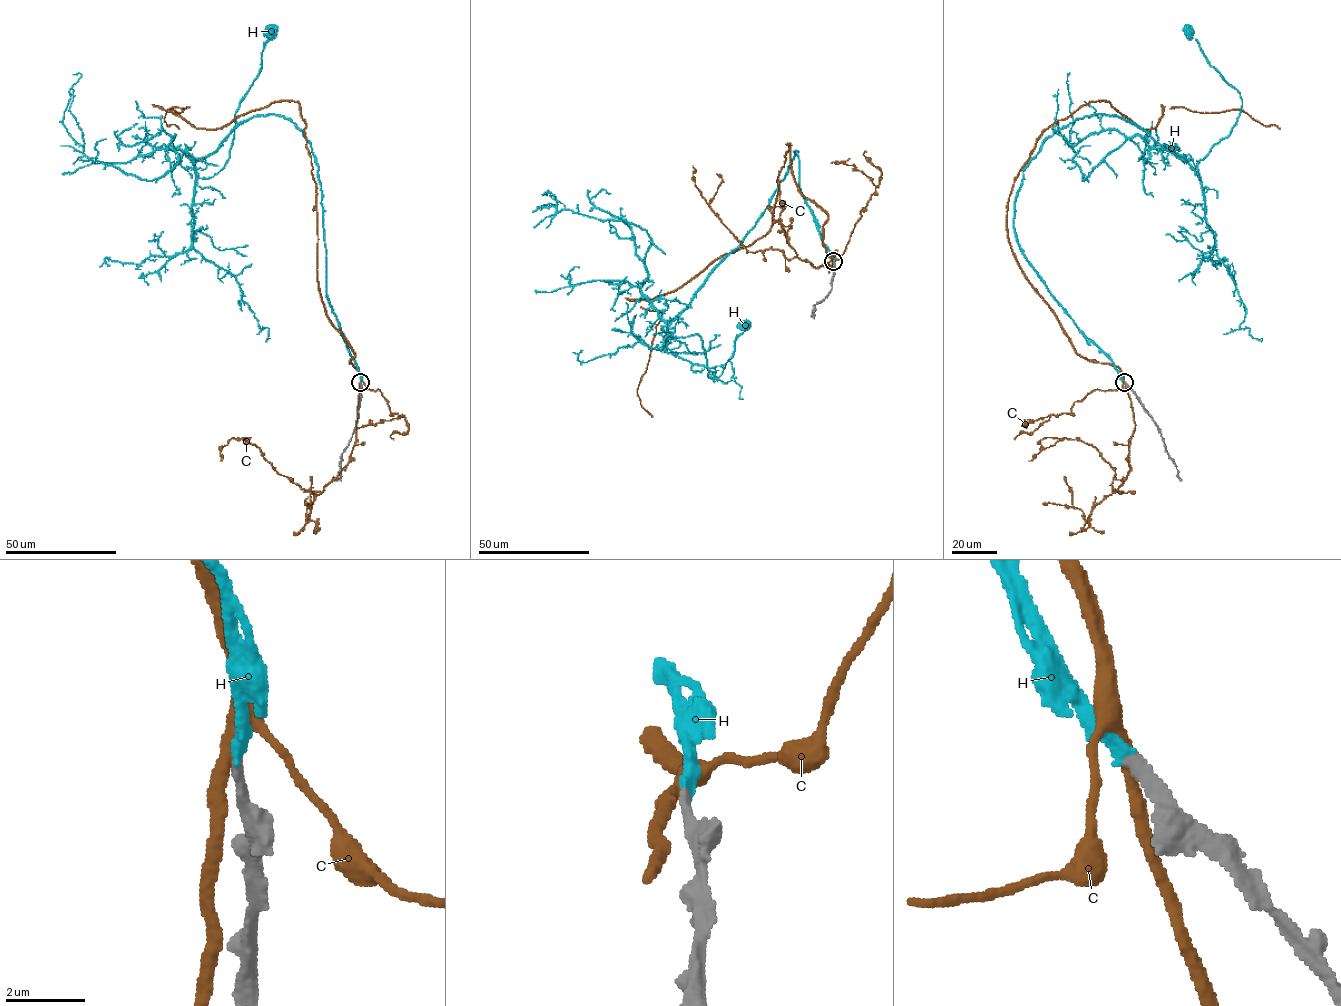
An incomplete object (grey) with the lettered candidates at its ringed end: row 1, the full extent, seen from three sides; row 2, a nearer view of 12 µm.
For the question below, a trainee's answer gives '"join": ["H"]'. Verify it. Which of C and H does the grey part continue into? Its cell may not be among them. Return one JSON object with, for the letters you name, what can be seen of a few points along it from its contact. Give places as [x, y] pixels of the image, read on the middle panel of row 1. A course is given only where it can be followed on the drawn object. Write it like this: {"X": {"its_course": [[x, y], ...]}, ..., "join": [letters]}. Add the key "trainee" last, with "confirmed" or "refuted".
{"H": {"its_course": [[833, 262], [800, 191], [794, 151], [762, 215], [668, 327], [672, 336], [701, 337], [712, 379], [744, 325]]}, "join": ["H"], "trainee": "confirmed"}

